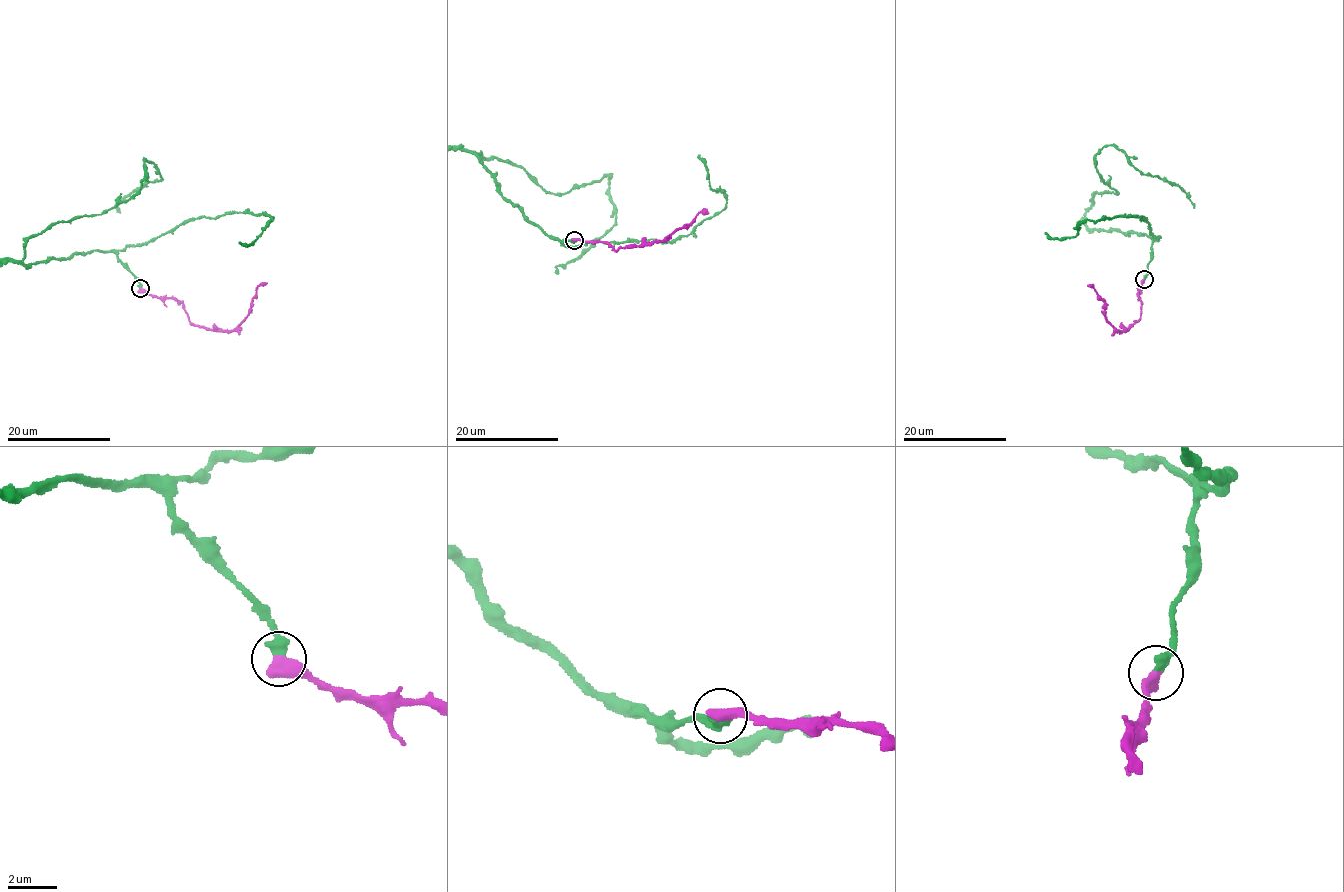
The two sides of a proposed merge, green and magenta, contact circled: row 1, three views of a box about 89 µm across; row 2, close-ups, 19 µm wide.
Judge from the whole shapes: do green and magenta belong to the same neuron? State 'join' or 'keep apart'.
join

